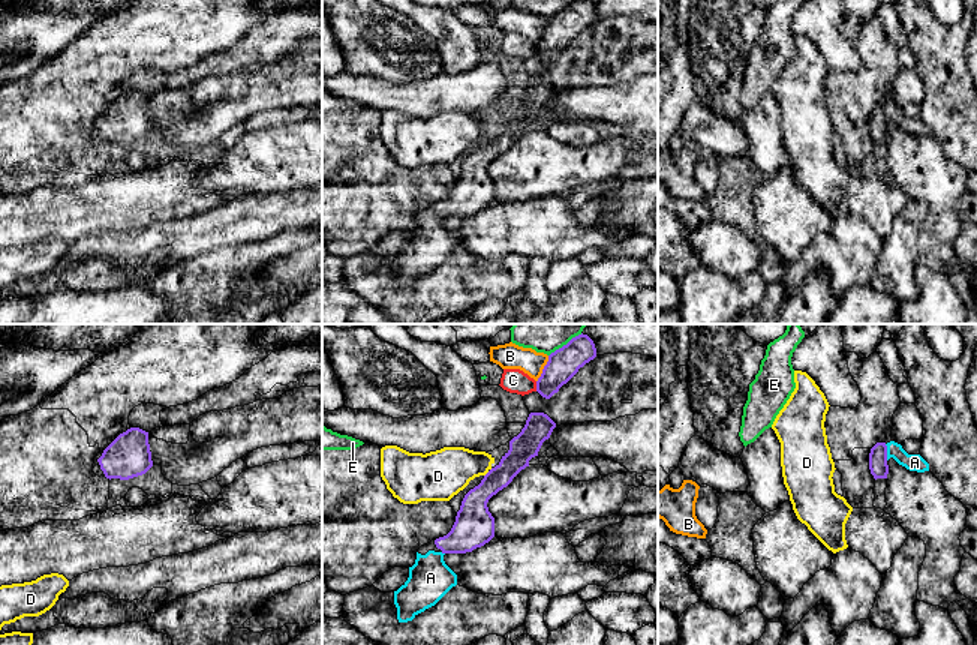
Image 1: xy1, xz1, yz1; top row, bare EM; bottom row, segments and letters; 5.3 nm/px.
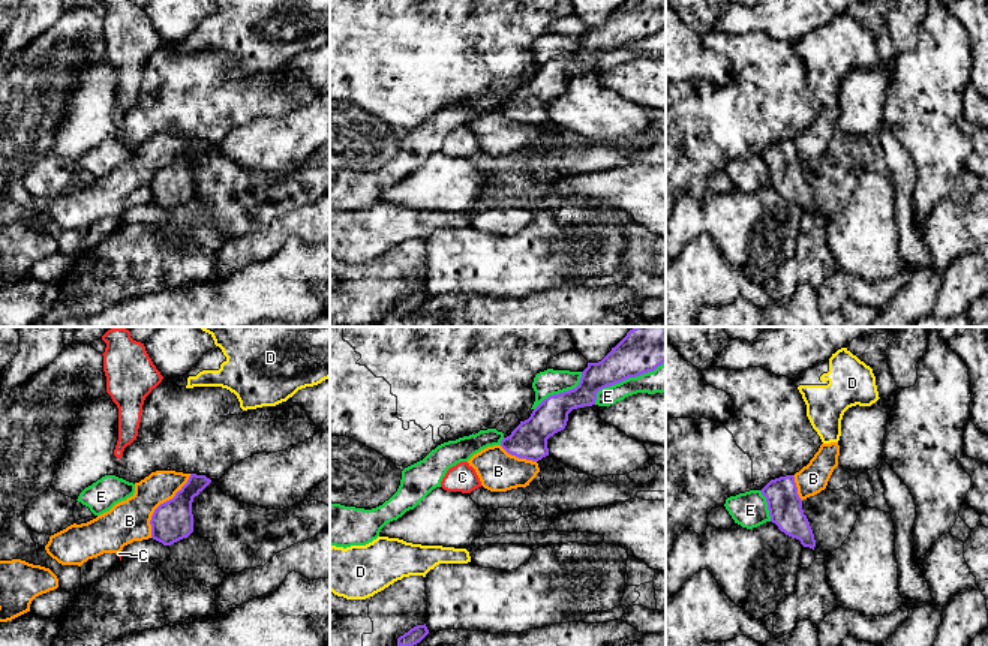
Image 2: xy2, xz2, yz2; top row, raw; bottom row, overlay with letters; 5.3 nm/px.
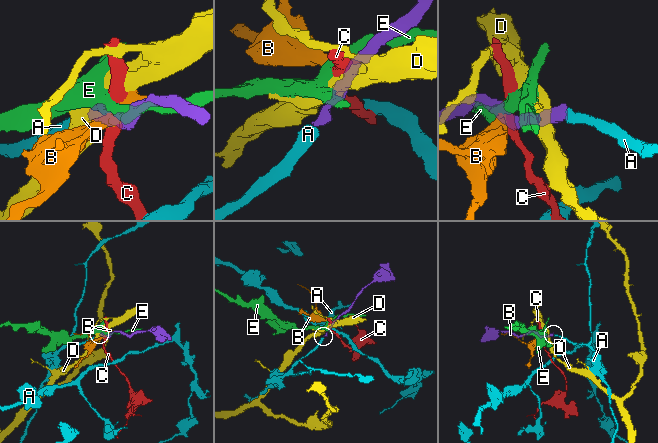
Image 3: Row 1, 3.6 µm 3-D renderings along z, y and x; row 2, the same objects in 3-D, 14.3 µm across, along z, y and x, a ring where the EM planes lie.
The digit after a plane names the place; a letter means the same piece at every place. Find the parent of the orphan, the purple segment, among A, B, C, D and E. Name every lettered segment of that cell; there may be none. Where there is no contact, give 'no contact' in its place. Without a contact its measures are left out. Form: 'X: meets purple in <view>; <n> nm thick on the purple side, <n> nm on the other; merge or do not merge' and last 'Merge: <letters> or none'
A: meets purple in yz1; 100 nm thick on the purple side, 100 nm on the other; merge
B: meets purple in xy2; 220 nm thick on the purple side, 220 nm on the other; do not merge
C: meets purple in xz1; 170 nm thick on the purple side, 130 nm on the other; do not merge
D: meets purple in xz1; 170 nm thick on the purple side, 260 nm on the other; do not merge
E: meets purple in xz2; 240 nm thick on the purple side, 150 nm on the other; do not merge
Merge: A

